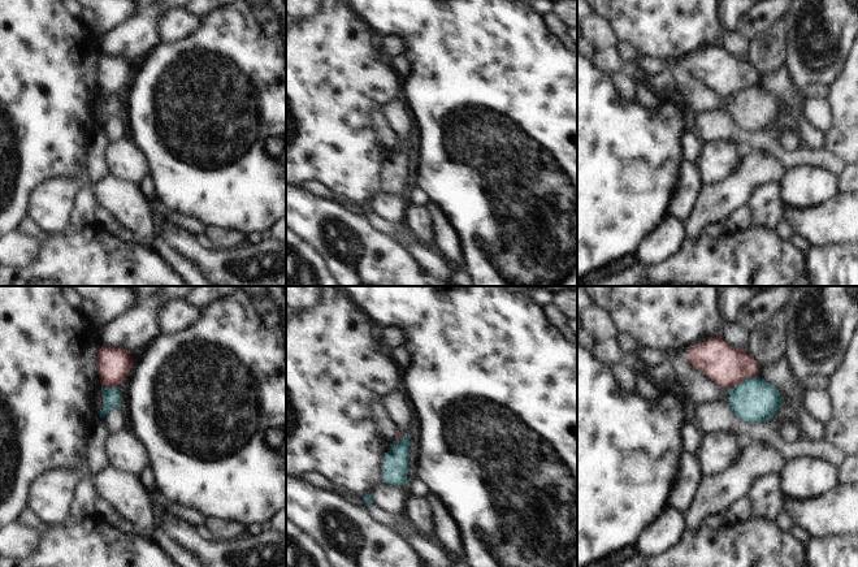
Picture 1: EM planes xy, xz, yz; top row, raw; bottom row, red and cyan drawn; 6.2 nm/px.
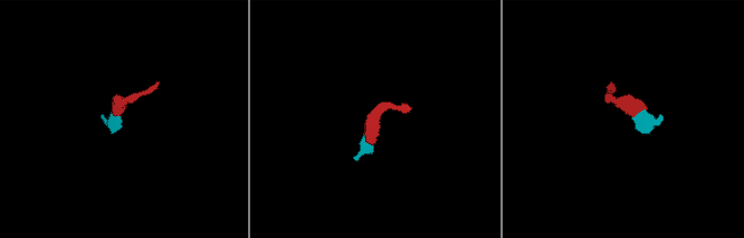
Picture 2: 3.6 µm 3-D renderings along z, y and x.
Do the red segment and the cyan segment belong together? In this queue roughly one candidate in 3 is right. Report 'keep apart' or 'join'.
keep apart

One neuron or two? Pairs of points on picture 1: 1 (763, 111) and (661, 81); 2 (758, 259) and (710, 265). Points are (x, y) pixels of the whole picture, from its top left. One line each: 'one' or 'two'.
1: two
2: one

